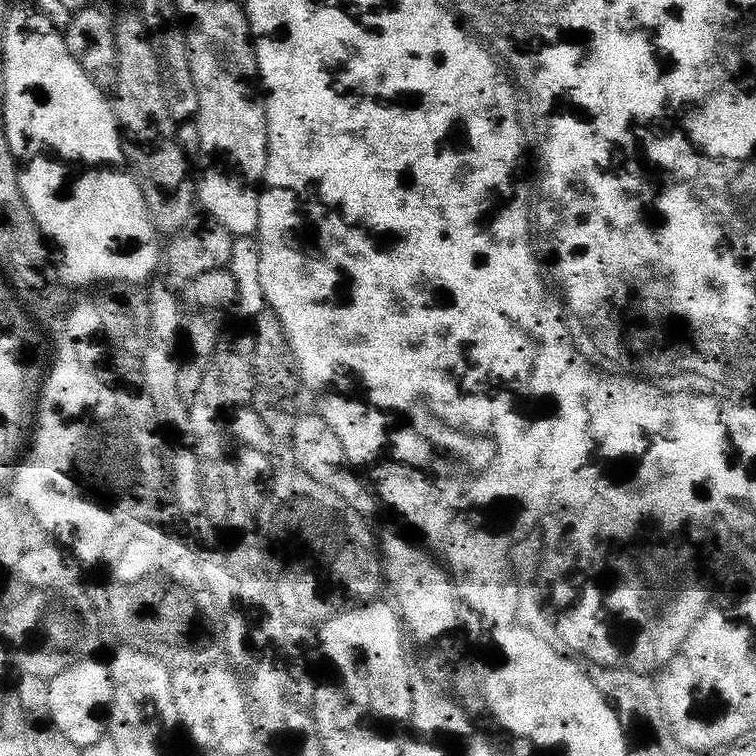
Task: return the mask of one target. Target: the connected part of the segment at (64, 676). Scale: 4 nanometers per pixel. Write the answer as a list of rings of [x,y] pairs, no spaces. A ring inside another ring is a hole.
[[[100,658],[80,660],[48,680],[48,718],[62,734],[83,750],[106,732],[106,713],[111,702],[112,679],[108,665]]]

